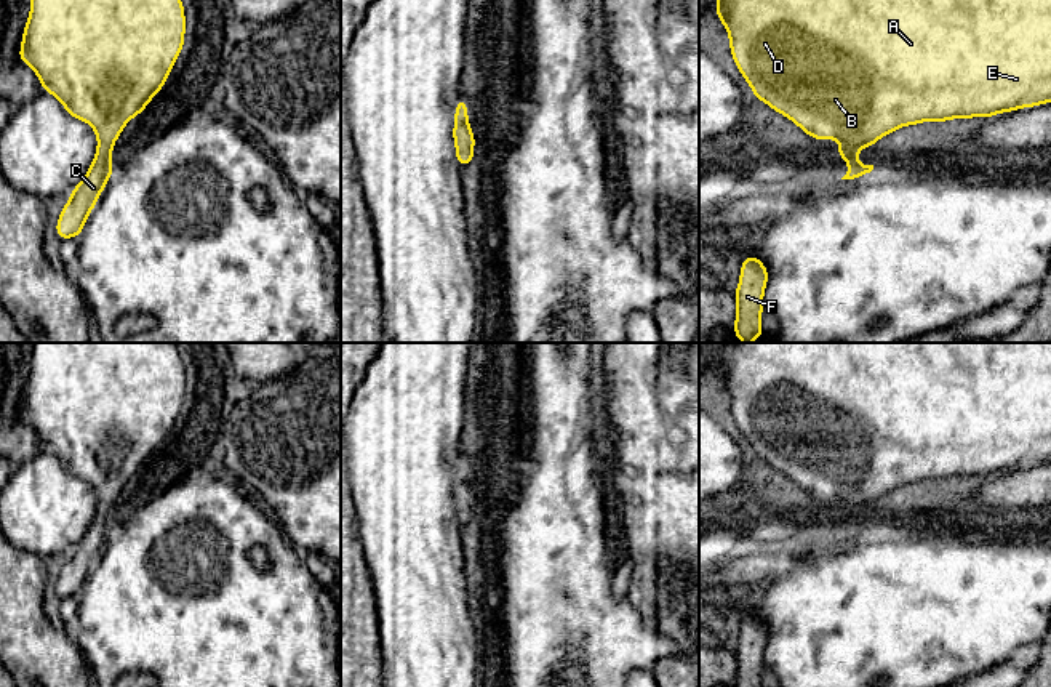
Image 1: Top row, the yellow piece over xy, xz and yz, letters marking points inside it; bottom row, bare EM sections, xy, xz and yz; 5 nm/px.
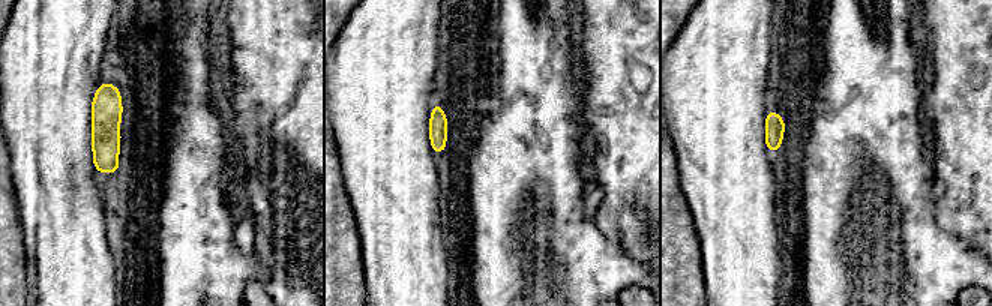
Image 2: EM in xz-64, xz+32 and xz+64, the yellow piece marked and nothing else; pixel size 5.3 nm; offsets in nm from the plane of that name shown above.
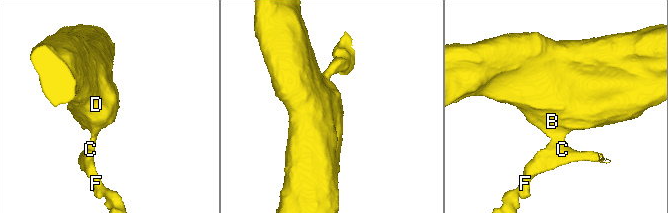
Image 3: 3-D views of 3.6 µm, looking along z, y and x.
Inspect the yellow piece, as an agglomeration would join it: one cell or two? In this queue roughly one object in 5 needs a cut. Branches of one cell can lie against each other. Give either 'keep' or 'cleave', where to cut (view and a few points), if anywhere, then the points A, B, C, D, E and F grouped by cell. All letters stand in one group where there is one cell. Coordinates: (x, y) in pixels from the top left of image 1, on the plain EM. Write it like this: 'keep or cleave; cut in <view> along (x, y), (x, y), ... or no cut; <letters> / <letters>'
keep; no cut; A B C D E F

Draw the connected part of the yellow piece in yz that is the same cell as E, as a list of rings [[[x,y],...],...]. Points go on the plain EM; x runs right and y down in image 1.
[[[717,343],[718,354],[717,378],[723,381],[729,394],[729,408],[734,421],[742,436],[750,444],[753,455],[776,471],[790,477],[813,498],[840,498],[843,503],[835,506],[840,516],[849,524],[849,528],[841,538],[854,538],[865,535],[873,528],[873,524],[859,524],[857,511],[862,504],[872,504],[894,488],[921,480],[949,480],[950,477],[971,477],[971,476],[995,476],[998,471],[1011,471],[1022,466],[1033,466],[1038,463],[1051,461],[1051,343]]]

